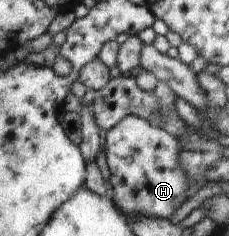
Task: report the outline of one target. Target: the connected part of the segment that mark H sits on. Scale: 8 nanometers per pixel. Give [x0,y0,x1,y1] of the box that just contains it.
[105,115,189,219]

